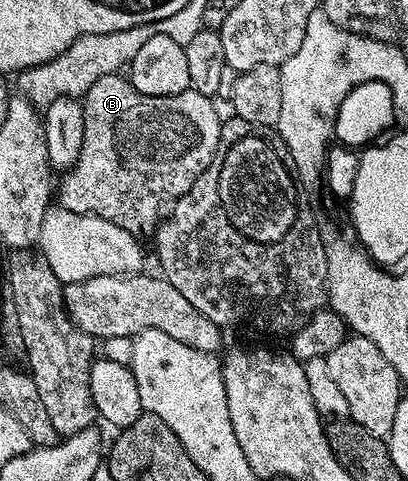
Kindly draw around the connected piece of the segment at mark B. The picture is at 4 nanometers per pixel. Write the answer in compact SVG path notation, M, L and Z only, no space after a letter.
M121 72L96 79L82 101L84 147L80 147L77 163L65 170L62 186L57 186L57 204L68 211L99 216L135 235L153 234L163 220L164 210L186 194L212 163L224 124L214 104L192 88L180 95L142 95Z

